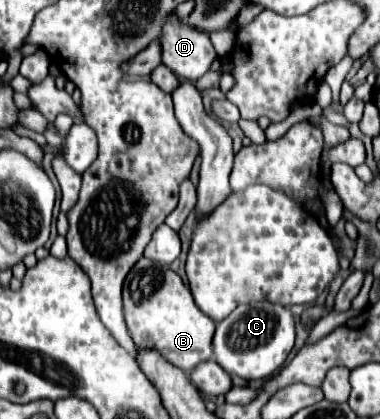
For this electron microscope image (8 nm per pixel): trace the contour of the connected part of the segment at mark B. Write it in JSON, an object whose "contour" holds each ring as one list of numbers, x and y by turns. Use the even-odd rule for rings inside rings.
{"contour":[[139,258,123,284,123,312,133,342,139,348,159,350,165,360,183,372,191,372,213,354,211,338,215,322,195,306,191,290,183,284,181,276,167,266,157,268,149,258]]}

